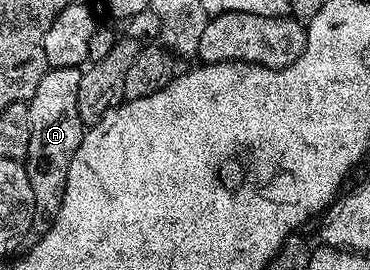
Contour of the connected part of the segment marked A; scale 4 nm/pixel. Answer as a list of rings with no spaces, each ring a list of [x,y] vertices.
[[[50,67],[40,77],[36,93],[28,100],[30,108],[30,136],[28,153],[24,160],[28,181],[32,181],[34,209],[39,216],[53,217],[62,204],[62,188],[66,185],[68,165],[84,134],[84,124],[78,108],[78,90],[82,67]]]

